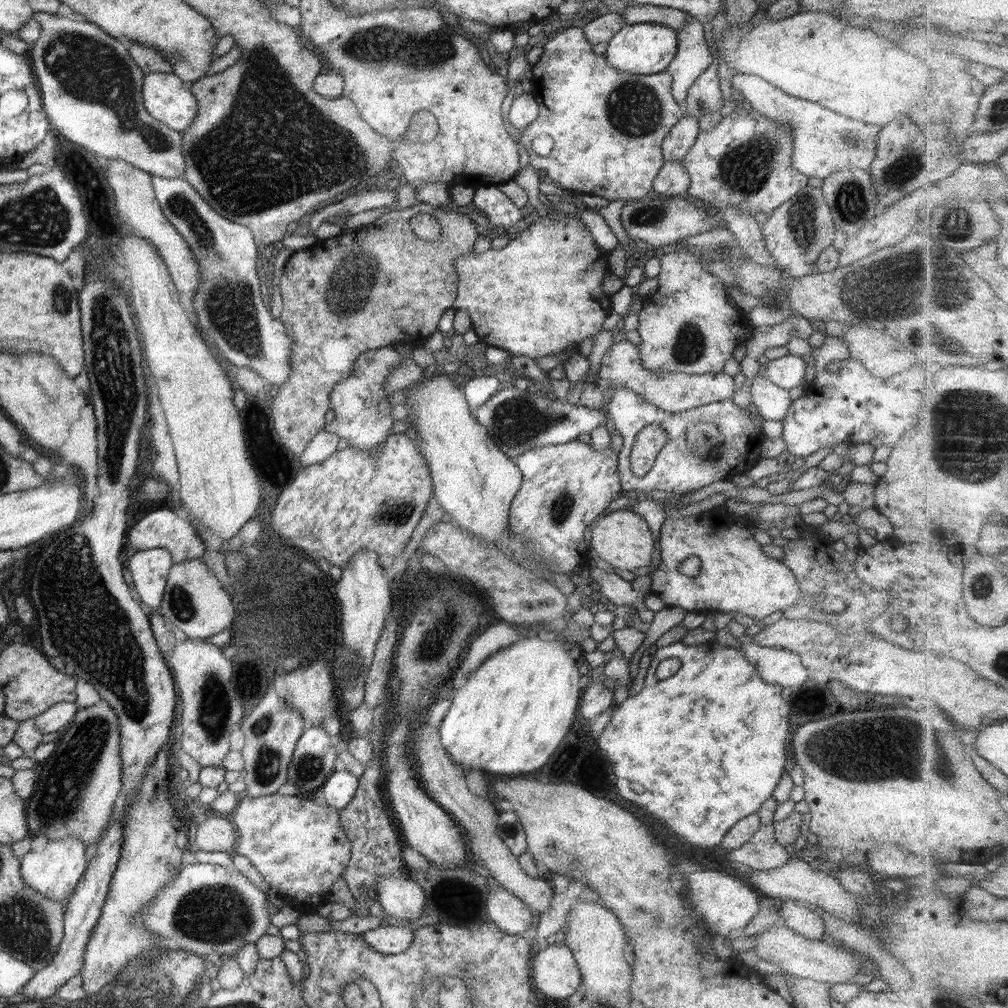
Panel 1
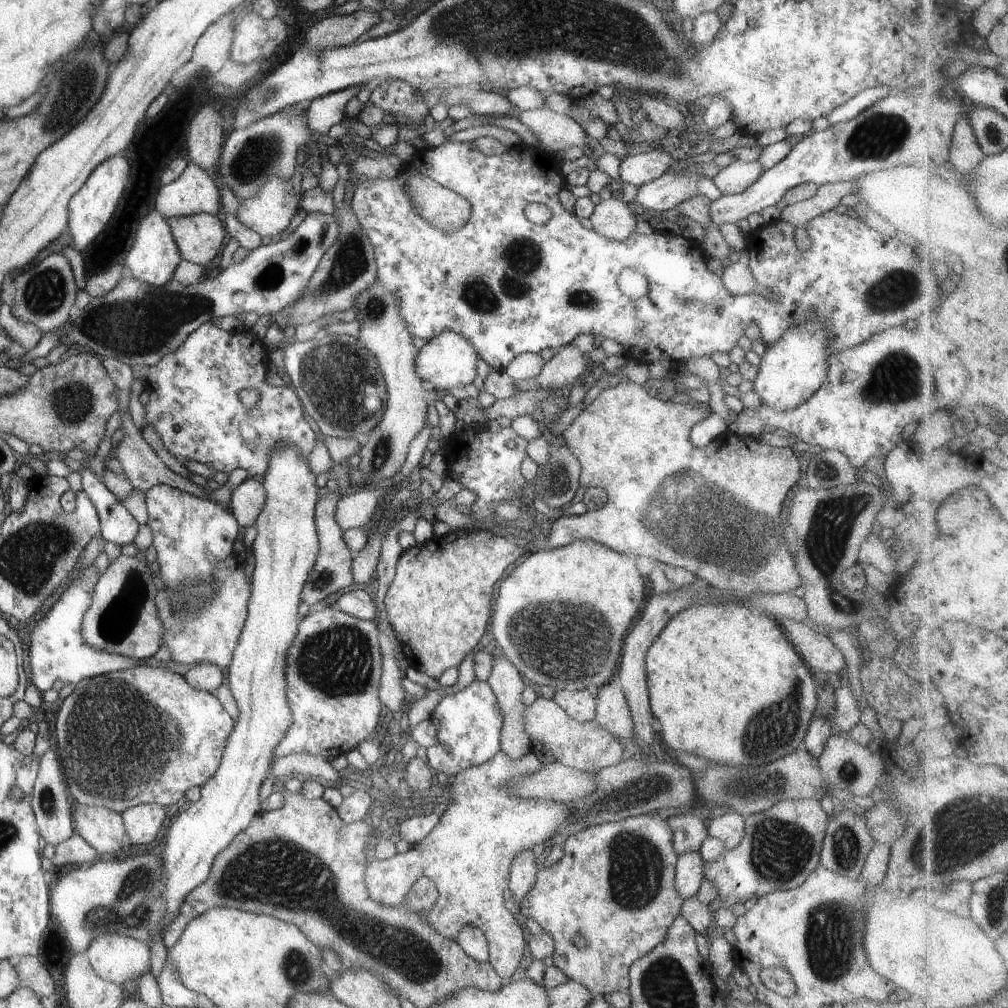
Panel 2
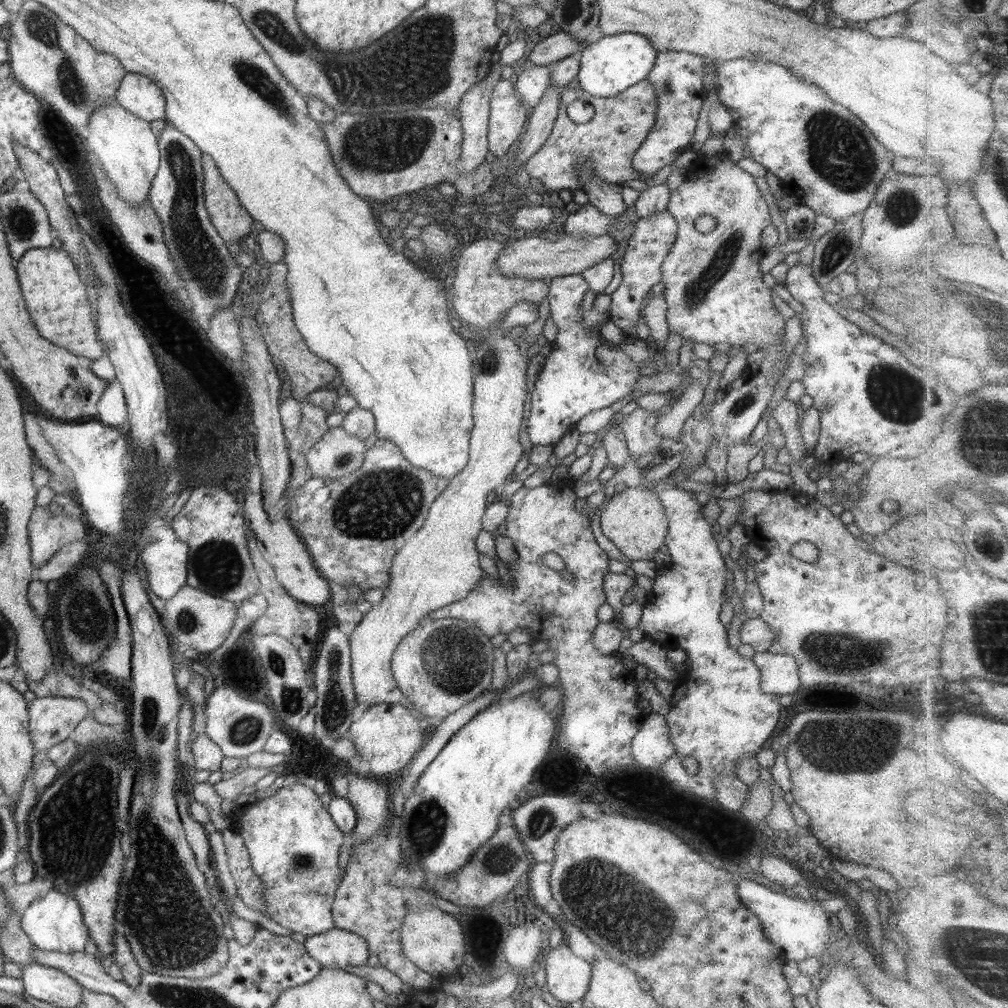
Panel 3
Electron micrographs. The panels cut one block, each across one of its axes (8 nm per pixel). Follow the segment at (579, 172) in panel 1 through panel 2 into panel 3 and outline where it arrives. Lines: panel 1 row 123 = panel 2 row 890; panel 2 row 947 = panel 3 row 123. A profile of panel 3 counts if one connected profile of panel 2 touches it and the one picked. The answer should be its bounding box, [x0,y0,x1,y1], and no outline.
[524,80,655,191]

